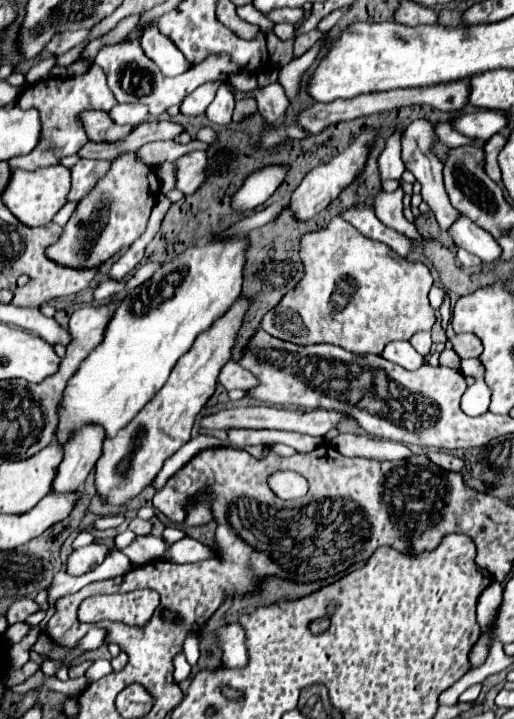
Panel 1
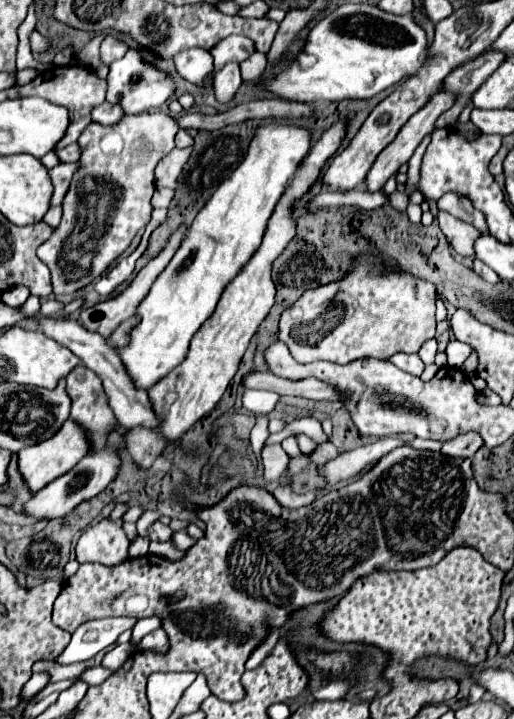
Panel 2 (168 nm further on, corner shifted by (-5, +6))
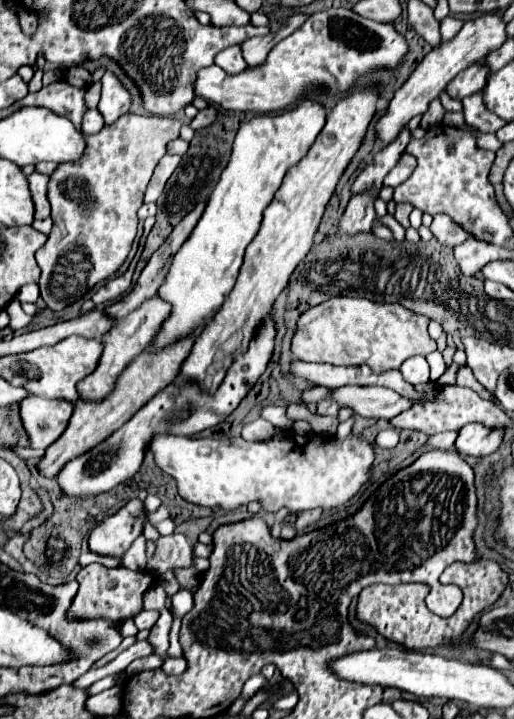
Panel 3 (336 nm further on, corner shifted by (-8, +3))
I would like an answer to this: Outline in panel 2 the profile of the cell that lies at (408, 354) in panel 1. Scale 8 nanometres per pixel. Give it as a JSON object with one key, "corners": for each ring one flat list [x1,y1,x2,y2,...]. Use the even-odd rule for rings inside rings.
{"corners":[[394,354,390,358,390,362,394,366,398,366,400,370,404,370,408,374,414,374,414,376,420,376,424,372,424,362,420,362,418,354]]}

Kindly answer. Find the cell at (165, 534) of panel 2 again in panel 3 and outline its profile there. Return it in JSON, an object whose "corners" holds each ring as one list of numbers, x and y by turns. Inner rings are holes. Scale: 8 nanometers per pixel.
{"corners":[[173,533,161,537,157,541,157,549,153,557,147,561,147,571,159,577,171,569,187,569,193,567,193,545,185,539,185,535]]}

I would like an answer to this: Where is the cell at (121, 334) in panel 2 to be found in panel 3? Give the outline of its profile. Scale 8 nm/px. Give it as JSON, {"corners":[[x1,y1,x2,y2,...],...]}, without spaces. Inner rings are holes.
{"corners":[[153,295,151,299,143,301,133,313,129,313,125,319,121,319,105,337,103,337,103,355,99,359,97,369,79,383,79,393,81,399,89,399,89,401,99,401,103,397,107,397,111,393,111,387,115,385,117,375,153,341,155,333,159,333,163,321,171,315,171,305,167,301,163,301,159,295]]}

